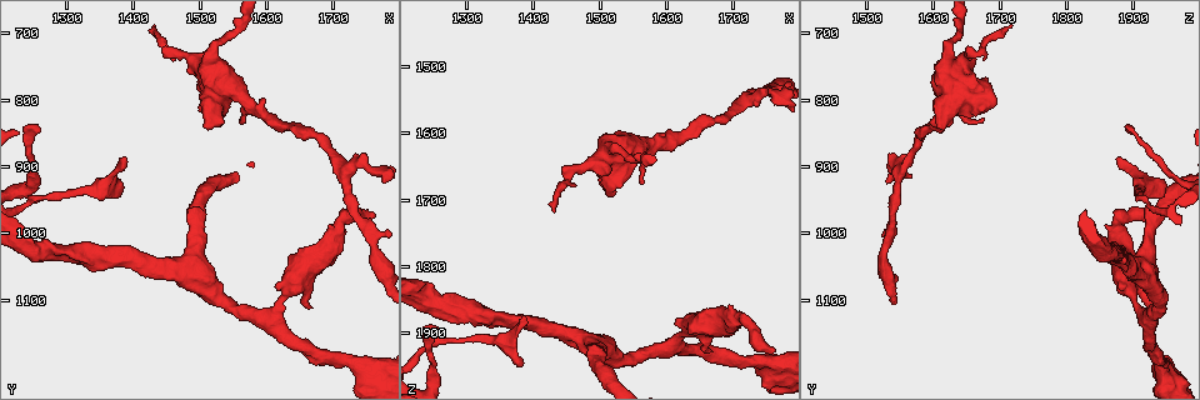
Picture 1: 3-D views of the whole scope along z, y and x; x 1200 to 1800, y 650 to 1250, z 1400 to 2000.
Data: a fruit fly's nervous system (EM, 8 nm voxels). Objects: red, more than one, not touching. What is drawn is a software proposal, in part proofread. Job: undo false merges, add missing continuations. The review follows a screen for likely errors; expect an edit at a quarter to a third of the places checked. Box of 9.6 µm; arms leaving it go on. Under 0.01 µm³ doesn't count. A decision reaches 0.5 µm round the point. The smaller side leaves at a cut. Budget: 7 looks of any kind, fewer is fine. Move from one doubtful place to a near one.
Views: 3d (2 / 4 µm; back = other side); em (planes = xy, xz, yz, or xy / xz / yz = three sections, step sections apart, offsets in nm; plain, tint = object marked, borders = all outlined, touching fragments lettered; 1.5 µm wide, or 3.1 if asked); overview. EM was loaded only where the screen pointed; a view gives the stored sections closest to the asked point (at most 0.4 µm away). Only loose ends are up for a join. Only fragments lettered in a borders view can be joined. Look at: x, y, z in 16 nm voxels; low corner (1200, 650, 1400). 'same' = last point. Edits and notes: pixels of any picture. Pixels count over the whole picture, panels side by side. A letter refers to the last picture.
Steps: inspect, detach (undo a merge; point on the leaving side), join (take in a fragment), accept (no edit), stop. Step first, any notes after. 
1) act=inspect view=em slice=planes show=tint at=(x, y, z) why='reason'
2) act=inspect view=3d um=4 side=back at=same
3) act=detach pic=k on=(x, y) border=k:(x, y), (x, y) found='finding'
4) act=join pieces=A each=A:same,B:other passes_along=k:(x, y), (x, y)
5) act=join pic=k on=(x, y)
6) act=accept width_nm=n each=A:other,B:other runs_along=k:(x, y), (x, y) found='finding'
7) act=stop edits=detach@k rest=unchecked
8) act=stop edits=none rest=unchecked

act=inspect view=em slice=planes show=borders at=(1385, 930, 1940) why='branch stops here'

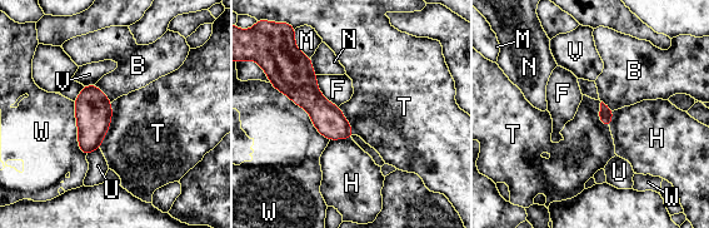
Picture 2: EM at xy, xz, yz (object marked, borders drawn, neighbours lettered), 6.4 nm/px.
act=accept each=B:other,F:other,H:other,M:other,N:other,T:other,U:other,V:other,W:other runs_along=2:(300, 64), (303, 90), (346, 135) found='no lettered fragment goes on from it'

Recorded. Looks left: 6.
act=inspect view=em slice=planes show=borders at=(1565, 830, 1675) why='an open end'

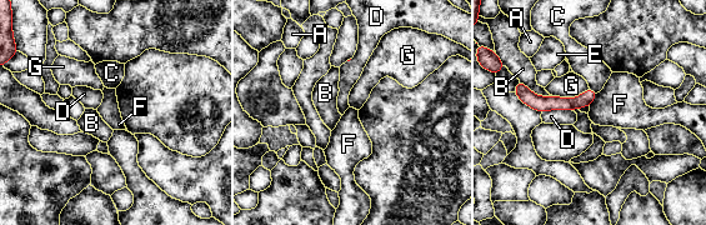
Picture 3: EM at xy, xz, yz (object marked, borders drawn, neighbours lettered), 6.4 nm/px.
act=accept each=A:other,B:other,C:other,D:other,E:other,F:other,G:other found='none of them fits'

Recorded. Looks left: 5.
act=inspect view=em slice=xz step=4 show=tint at=(1665, 1115, 1925) why='free end'

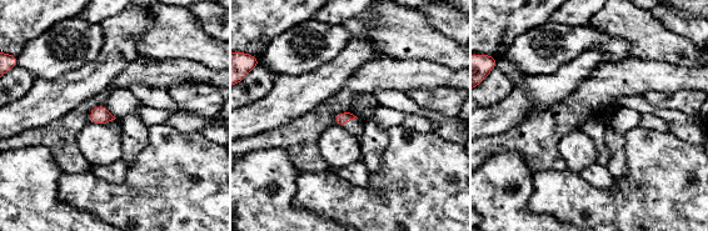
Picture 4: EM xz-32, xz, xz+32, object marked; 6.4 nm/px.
act=inspect view=em slice=planes show=borders at=same

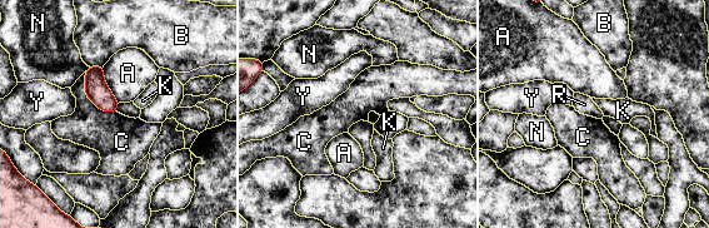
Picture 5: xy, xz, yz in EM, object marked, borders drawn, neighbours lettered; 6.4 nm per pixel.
act=accept each=A:other,B:other,C:other,K:other,N:other,R:other,Y:other border=5:(85, 72), (84, 93), (116, 113) found='no lettered fragment goes on from it'

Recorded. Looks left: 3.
act=stop edits=none rest=unchecked

